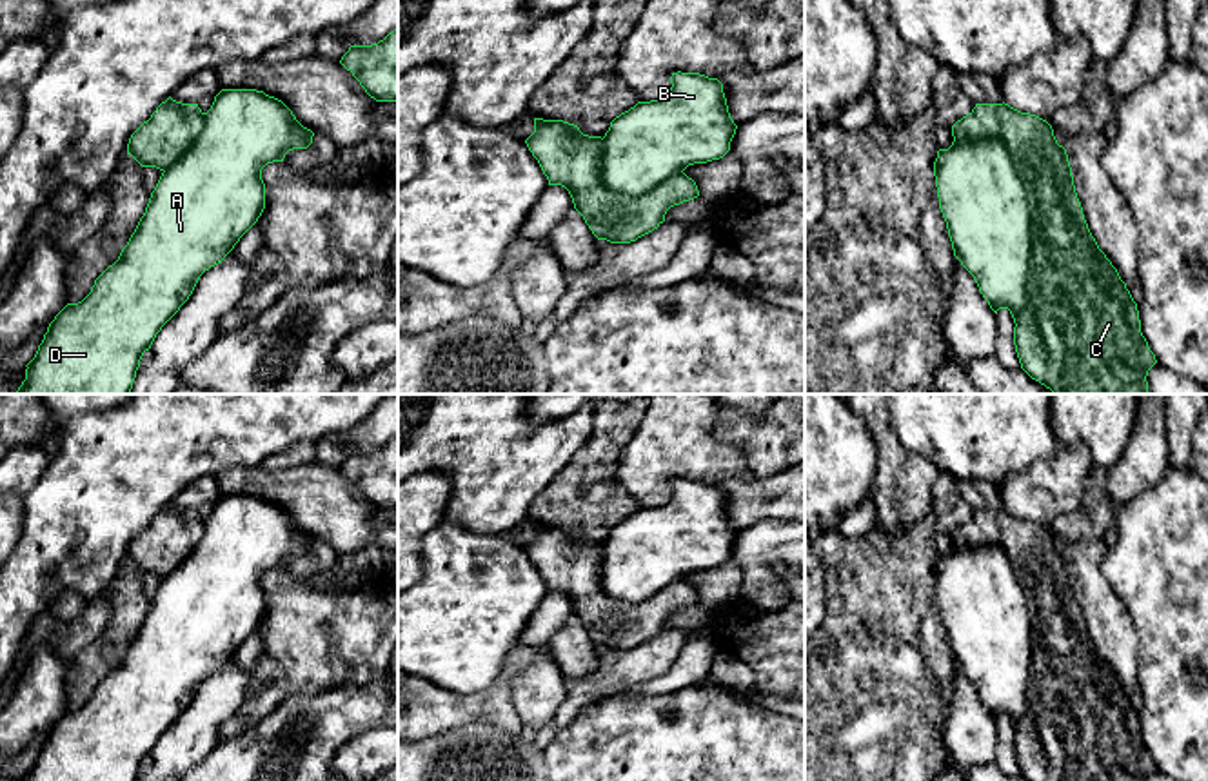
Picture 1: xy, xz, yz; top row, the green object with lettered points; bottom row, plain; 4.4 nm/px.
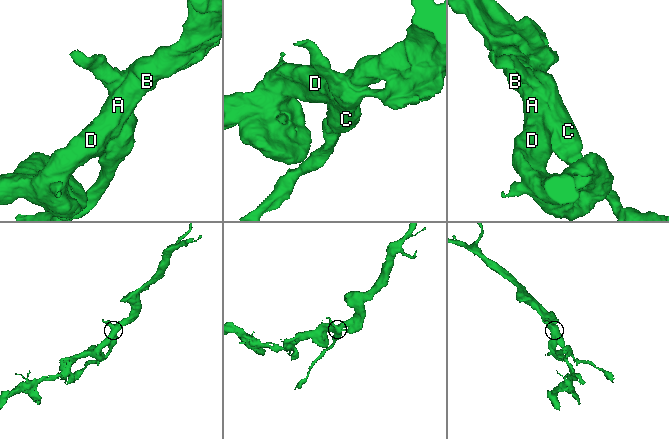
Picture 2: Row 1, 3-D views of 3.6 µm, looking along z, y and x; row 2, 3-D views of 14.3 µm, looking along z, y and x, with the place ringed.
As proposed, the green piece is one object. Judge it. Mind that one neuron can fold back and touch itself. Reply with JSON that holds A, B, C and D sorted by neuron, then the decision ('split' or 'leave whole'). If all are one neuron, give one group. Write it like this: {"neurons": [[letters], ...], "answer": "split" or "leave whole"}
{"neurons": [["A", "B", "D"], ["C"]], "answer": "split"}

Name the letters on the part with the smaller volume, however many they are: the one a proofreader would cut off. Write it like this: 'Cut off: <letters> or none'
Cut off: C

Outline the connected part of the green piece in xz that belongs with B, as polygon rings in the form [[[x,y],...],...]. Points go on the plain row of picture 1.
[[[672,479],[670,499],[638,509],[610,529],[603,543],[601,587],[641,603],[688,572],[723,565],[738,532],[723,490],[699,479]]]

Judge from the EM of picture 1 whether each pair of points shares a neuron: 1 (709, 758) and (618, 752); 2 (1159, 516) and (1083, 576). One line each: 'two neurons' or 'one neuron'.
1: one neuron
2: two neurons

